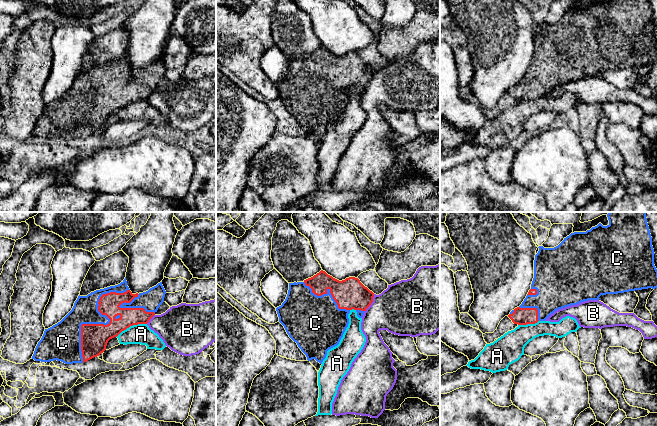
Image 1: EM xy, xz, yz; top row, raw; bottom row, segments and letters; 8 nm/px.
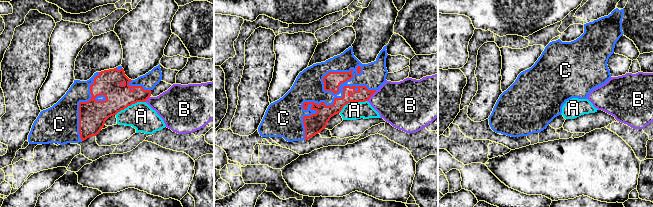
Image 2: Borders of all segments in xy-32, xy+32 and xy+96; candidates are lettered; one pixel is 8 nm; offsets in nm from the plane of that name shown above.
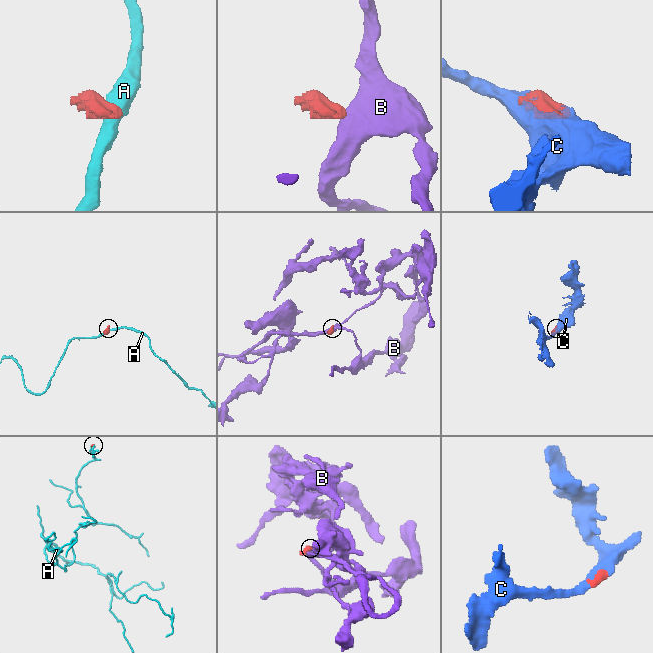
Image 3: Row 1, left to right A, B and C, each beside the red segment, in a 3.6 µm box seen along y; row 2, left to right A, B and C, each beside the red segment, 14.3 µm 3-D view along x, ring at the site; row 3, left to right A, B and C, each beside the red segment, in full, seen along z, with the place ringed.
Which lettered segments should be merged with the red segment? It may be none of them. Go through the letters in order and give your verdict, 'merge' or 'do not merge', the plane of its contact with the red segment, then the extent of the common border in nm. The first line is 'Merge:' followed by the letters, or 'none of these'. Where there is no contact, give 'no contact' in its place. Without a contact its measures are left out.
Merge: C
A: do not merge | xy | 260 nm
B: do not merge | xz | 160 nm
C: merge | xy | 700 nm

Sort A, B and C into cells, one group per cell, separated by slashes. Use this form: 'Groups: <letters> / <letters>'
Groups: A / B / C

